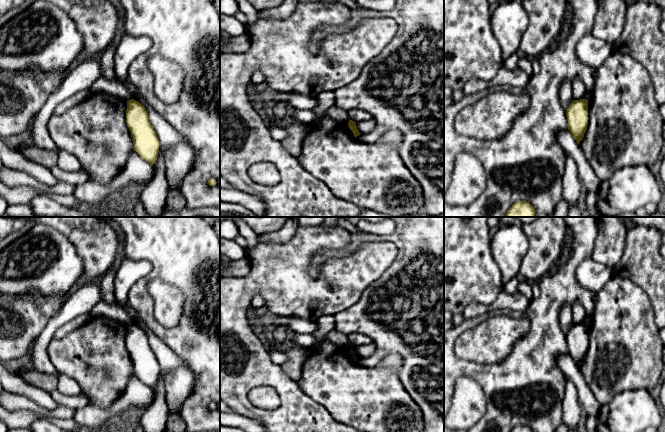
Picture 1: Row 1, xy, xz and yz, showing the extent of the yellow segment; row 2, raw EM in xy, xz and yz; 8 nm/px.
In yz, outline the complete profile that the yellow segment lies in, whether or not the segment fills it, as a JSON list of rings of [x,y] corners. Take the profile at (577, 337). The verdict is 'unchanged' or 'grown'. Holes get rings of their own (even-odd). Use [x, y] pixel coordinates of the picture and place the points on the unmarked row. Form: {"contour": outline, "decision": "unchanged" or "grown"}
{"contour": [[[573,324],[566,333],[568,354],[579,369],[588,350],[588,324]]], "decision": "unchanged"}

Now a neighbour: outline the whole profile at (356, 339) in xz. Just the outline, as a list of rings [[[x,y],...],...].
[[[352,333],[347,337],[348,337],[349,343],[354,346],[367,345],[367,344],[373,343],[372,339],[369,336],[364,335],[362,333]]]

